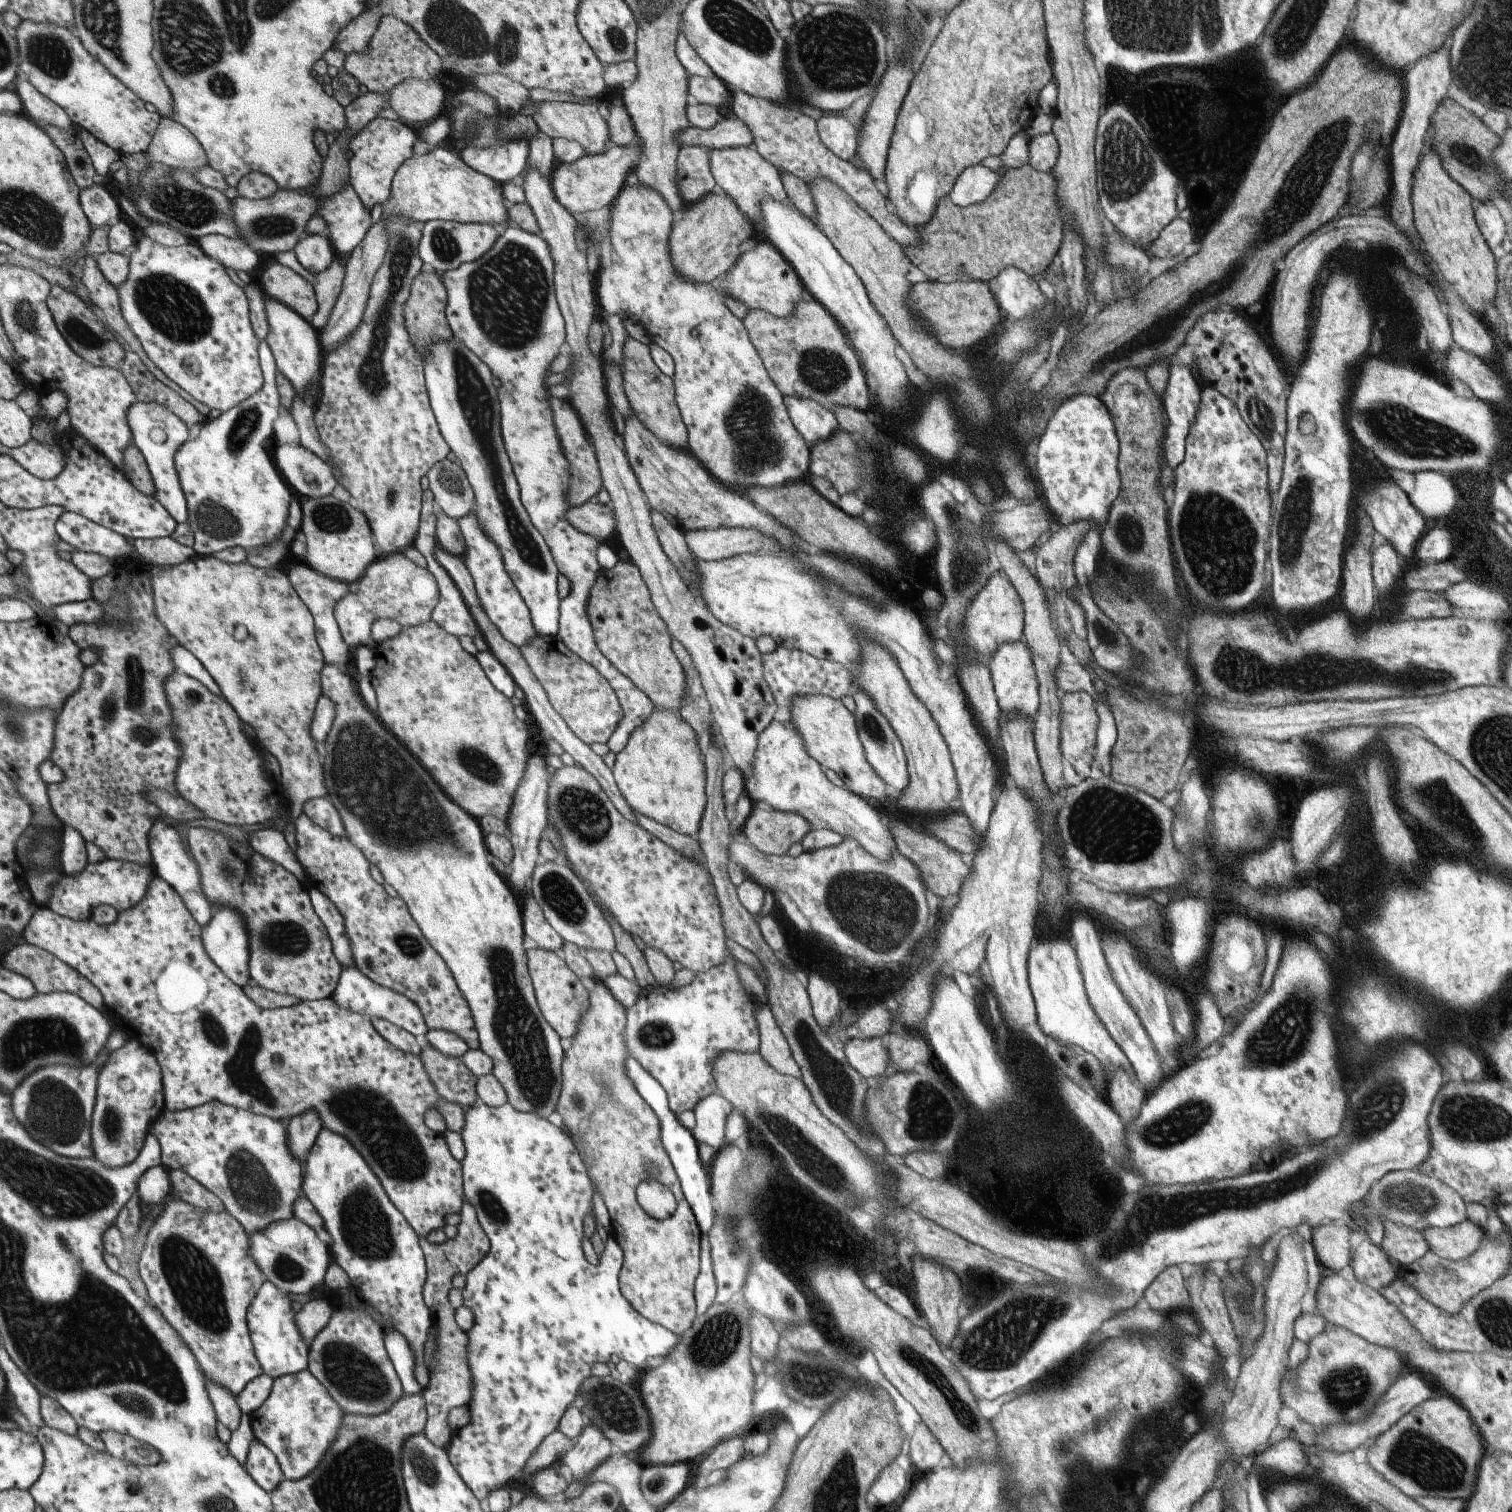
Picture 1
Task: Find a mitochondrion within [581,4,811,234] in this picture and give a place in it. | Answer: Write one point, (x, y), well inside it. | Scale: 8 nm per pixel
(616, 37)

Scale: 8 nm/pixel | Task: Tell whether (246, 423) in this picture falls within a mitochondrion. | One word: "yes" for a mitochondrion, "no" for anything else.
yes

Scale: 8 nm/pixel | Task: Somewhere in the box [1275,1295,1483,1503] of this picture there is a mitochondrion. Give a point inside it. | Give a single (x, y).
(1426, 1464)

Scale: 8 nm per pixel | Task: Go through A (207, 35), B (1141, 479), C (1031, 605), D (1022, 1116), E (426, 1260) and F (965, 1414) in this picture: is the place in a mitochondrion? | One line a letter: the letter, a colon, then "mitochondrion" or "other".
A: mitochondrion
B: other
C: other
D: other
E: other
F: mitochondrion

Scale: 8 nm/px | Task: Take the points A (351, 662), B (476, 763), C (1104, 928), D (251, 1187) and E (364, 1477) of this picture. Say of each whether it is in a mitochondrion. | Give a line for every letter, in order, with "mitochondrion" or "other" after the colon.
A: other
B: mitochondrion
C: other
D: mitochondrion
E: mitochondrion

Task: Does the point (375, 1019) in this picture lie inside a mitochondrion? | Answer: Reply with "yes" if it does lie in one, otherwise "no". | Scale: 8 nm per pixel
no

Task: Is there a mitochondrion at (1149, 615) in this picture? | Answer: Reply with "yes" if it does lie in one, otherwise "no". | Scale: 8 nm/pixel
yes

